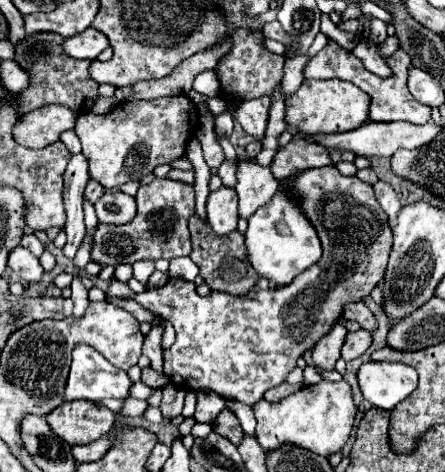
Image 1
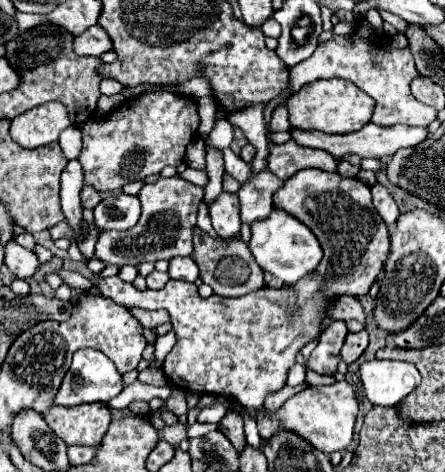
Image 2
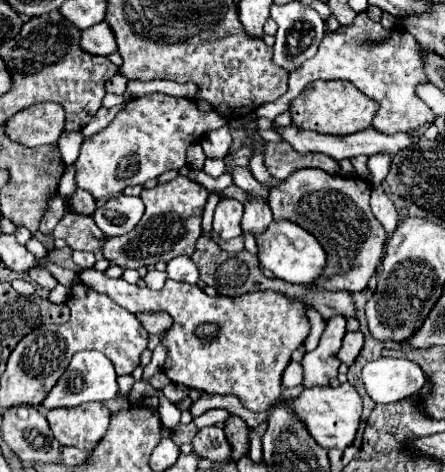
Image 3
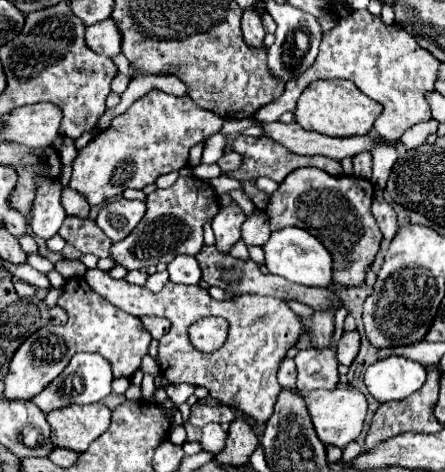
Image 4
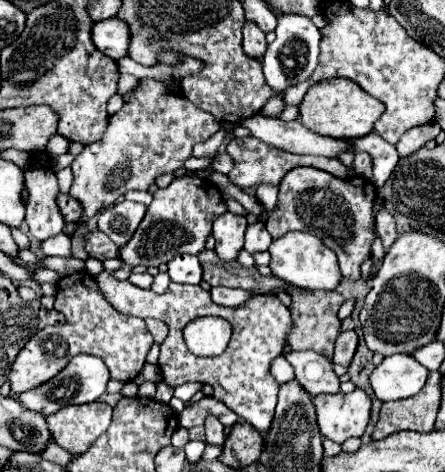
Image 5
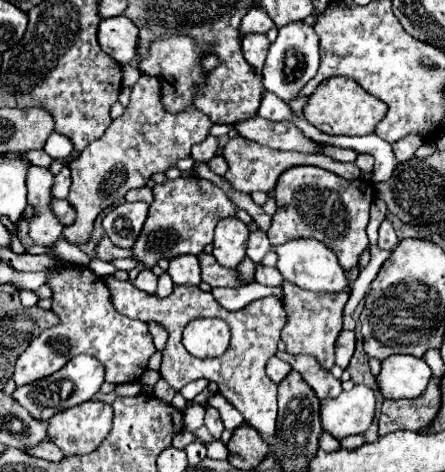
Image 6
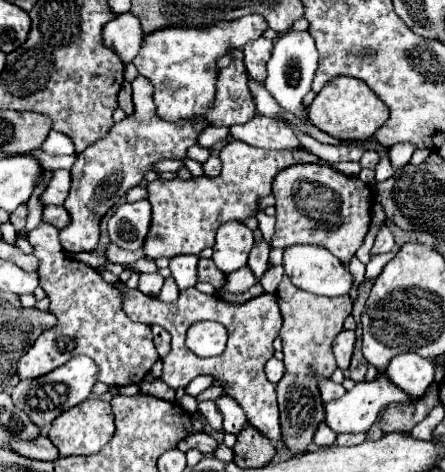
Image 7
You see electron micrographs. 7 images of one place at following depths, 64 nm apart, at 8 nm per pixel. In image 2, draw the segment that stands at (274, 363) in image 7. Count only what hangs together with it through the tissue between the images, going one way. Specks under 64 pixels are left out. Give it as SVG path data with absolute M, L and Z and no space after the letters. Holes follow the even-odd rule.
M294 364L288 372L286 384L288 386L298 386L298 384L304 384L304 380L306 380L306 368L302 364Z

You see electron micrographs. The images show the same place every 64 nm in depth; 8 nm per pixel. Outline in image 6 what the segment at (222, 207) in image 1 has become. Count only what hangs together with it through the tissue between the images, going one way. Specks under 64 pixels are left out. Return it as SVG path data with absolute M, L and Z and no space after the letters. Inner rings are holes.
M224 218L216 226L214 236L214 258L224 268L236 268L246 258L246 244L248 244L250 230L238 218Z

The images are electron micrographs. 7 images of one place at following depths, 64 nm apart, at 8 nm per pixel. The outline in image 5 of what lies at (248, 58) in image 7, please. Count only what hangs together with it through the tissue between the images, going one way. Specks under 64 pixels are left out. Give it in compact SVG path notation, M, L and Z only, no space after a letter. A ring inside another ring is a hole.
M252 22L244 24L244 42L242 42L242 48L244 48L246 56L252 56L254 60L262 60L266 48L268 48L266 34L260 32L260 28L256 28L256 24L252 24Z

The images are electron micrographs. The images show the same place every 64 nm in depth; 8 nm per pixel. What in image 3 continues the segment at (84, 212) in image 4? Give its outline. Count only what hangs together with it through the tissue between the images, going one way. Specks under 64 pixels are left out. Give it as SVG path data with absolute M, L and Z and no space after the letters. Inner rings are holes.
M80 188L66 200L66 204L74 214L82 214L82 216L90 216L96 210L96 200L92 200L92 194Z

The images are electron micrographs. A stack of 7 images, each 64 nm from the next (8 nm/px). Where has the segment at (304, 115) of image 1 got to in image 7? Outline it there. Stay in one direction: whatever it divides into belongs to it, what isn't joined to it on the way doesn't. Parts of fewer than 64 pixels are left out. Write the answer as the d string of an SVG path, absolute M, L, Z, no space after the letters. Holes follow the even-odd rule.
M334 78L318 92L308 108L310 122L338 140L366 140L374 136L376 130L388 120L388 114L388 106L368 88L368 84L356 78Z

